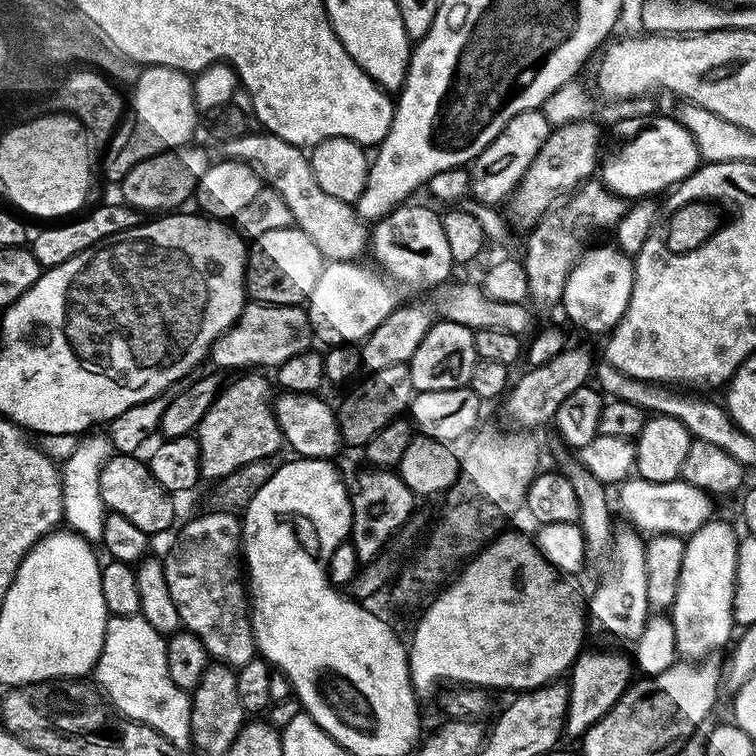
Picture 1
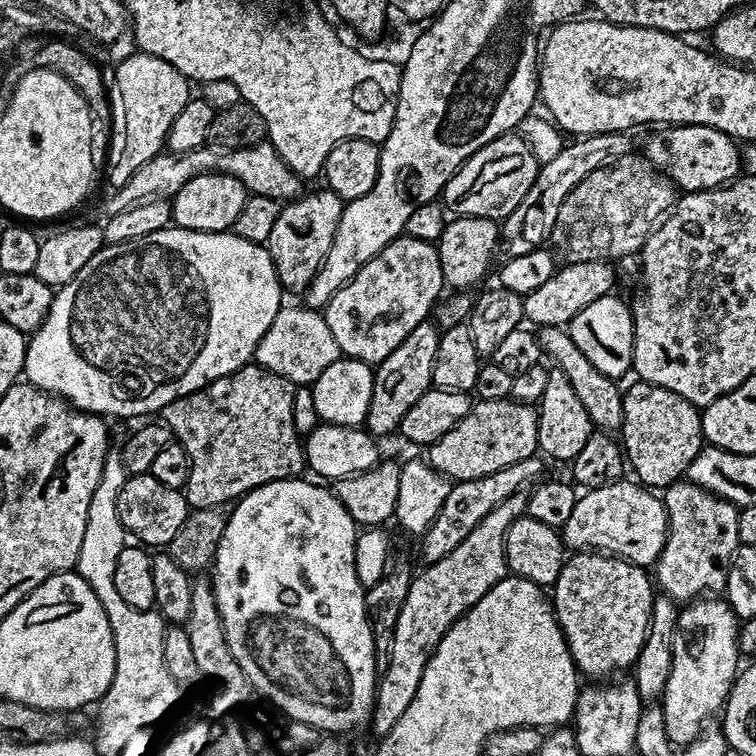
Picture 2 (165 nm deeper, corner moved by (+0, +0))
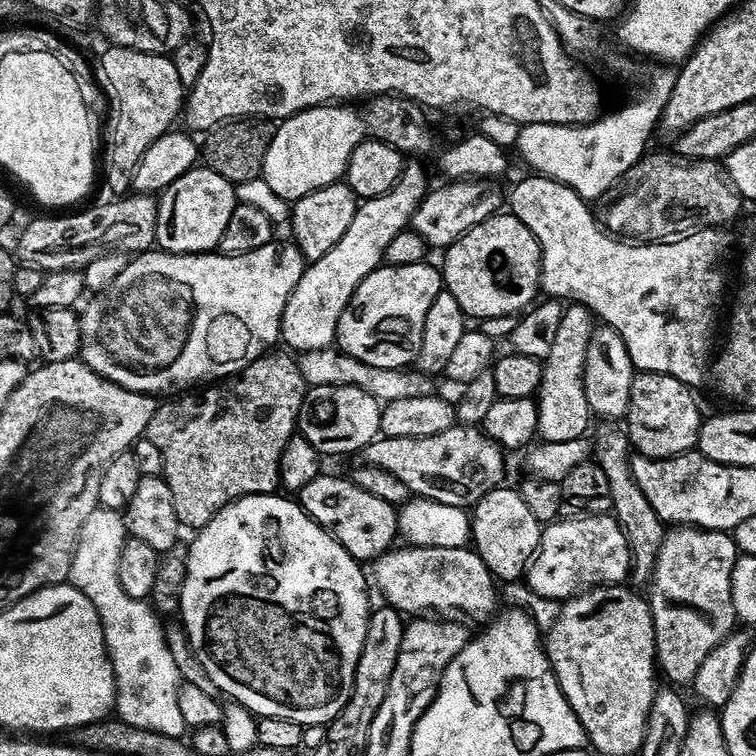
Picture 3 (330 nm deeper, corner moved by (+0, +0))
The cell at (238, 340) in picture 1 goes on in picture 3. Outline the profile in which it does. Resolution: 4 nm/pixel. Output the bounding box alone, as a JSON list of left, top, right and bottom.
[298,346,433,402]

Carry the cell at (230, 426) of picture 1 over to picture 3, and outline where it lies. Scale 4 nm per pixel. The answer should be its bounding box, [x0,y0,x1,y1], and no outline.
[146,350,306,529]

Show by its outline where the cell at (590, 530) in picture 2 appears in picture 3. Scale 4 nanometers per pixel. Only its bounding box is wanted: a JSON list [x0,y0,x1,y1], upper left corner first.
[526,515,632,602]

